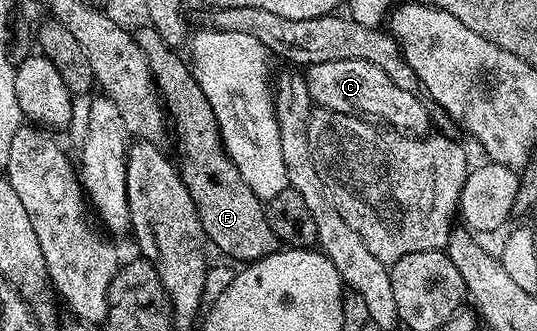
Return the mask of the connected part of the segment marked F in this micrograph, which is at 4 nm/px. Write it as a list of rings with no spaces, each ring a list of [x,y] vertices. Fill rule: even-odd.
[[[143,26],[136,32],[136,39],[158,86],[161,103],[172,121],[172,136],[174,132],[178,139],[177,159],[180,161],[182,181],[188,194],[192,194],[207,241],[213,247],[215,244],[224,255],[231,256],[226,257],[231,261],[253,262],[279,251],[280,241],[272,226],[268,226],[263,201],[248,190],[248,182],[240,178],[232,158],[222,147],[216,114],[208,98],[204,98],[204,90],[200,90],[191,65],[170,49],[155,28]]]

